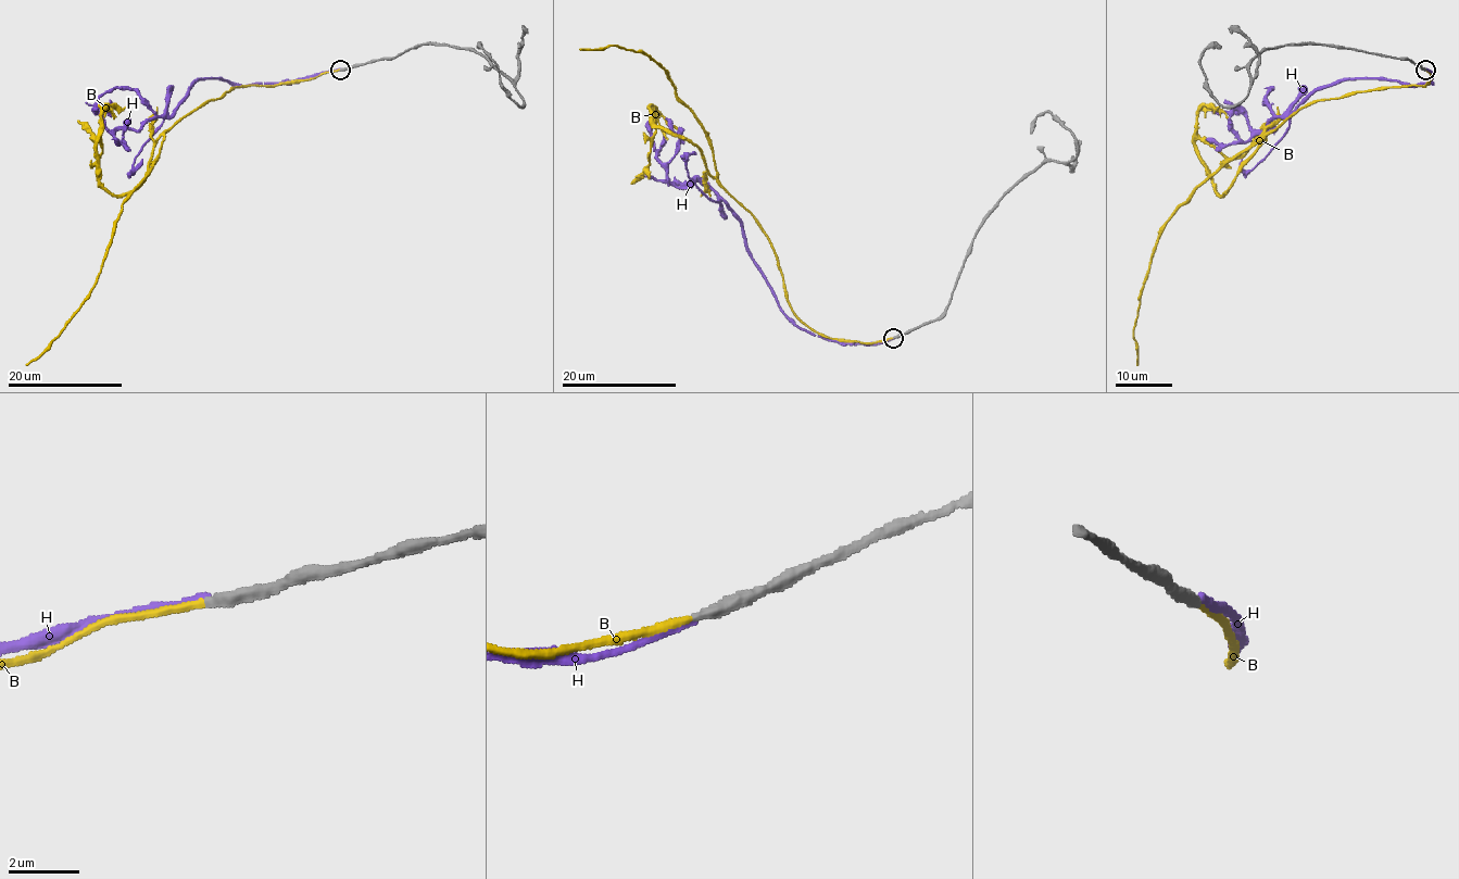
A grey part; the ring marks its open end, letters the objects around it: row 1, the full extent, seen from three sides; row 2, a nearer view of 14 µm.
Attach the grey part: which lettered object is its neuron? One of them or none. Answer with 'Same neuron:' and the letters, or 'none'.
Same neuron: B

